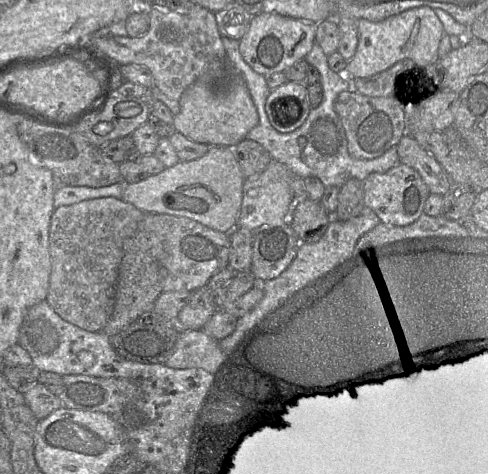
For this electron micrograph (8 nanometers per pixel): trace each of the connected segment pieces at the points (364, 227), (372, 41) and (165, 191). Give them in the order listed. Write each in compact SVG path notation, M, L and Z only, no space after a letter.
M368 207L363 208L359 216L347 221L341 221L332 216L320 239L312 243L301 243L295 258L279 276L268 281L258 282L264 292L263 298L253 309L237 320L235 329L230 335L218 341L221 350L226 355L229 354L247 332L279 307L289 296L349 260L354 255L357 240L380 223L379 217Z
M428 6L412 8L379 22L359 19L358 45L355 55L347 63L345 75L349 78L370 77L404 59L412 60L416 70L425 68L439 59L438 47L443 35L443 24L434 9Z
M211 146L201 158L179 161L158 174L127 183L121 199L145 212L187 217L213 230L230 234L237 227L245 179L233 147Z

